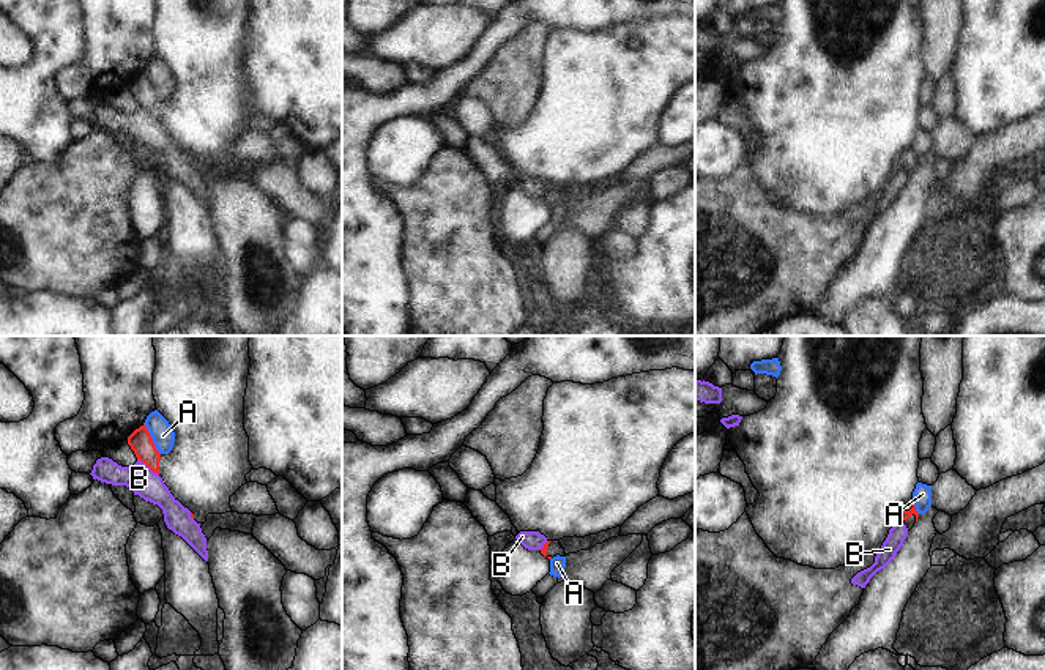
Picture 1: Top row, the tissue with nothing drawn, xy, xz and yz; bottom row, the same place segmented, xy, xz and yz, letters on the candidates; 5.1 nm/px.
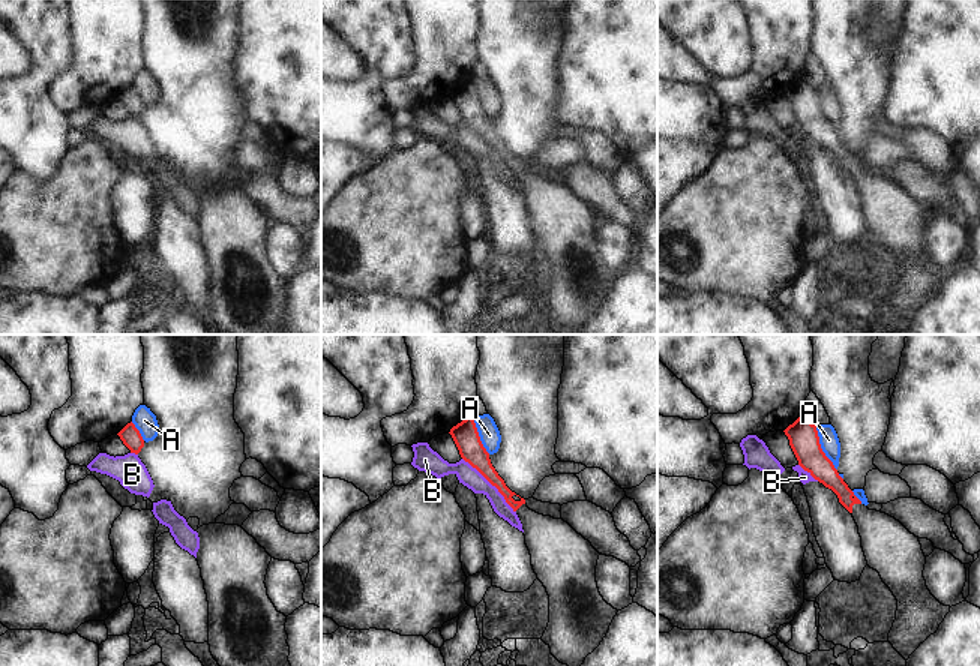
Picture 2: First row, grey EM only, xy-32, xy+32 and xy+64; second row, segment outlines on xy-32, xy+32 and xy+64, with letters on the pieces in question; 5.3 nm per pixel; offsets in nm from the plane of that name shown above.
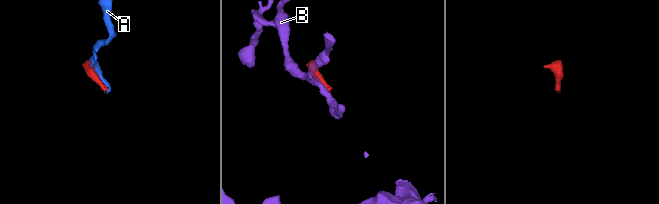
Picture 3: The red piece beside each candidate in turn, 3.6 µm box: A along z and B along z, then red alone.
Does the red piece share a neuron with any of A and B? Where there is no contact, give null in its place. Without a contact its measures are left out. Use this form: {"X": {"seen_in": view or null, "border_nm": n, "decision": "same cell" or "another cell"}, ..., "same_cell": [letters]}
{"A": {"seen_in": "xy", "border_nm": 190, "decision": "another cell"}, "B": {"seen_in": "xy", "border_nm": 140, "decision": "another cell"}, "same_cell": []}

